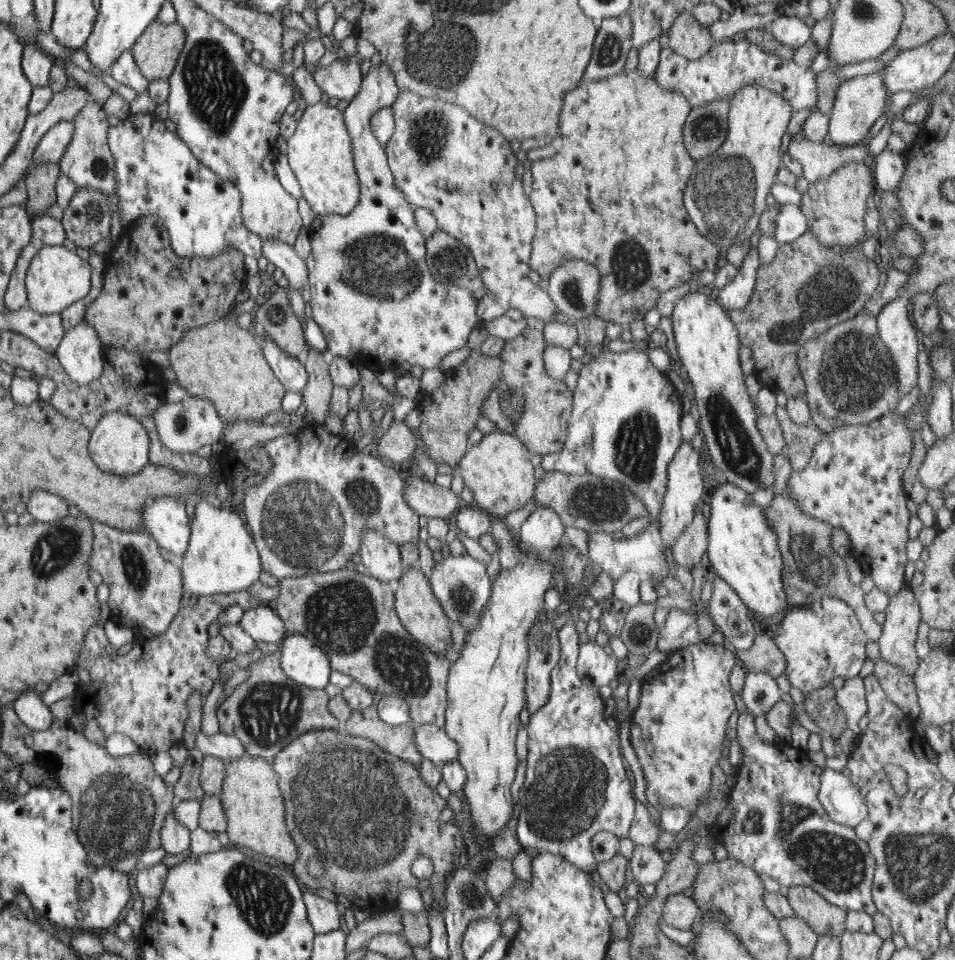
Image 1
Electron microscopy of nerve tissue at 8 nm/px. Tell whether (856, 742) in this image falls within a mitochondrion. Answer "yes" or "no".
no

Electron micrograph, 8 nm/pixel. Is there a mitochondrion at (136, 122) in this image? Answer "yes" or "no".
no

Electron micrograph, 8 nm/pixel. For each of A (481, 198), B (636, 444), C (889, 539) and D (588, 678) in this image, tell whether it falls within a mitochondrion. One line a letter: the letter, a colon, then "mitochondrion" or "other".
A: other
B: mitochondrion
C: other
D: other

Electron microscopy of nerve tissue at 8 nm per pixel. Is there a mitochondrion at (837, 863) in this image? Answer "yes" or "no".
yes

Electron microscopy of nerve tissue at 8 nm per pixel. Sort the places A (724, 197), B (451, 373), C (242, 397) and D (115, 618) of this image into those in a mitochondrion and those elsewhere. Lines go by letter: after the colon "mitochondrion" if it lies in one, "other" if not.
A: mitochondrion
B: other
C: other
D: other

